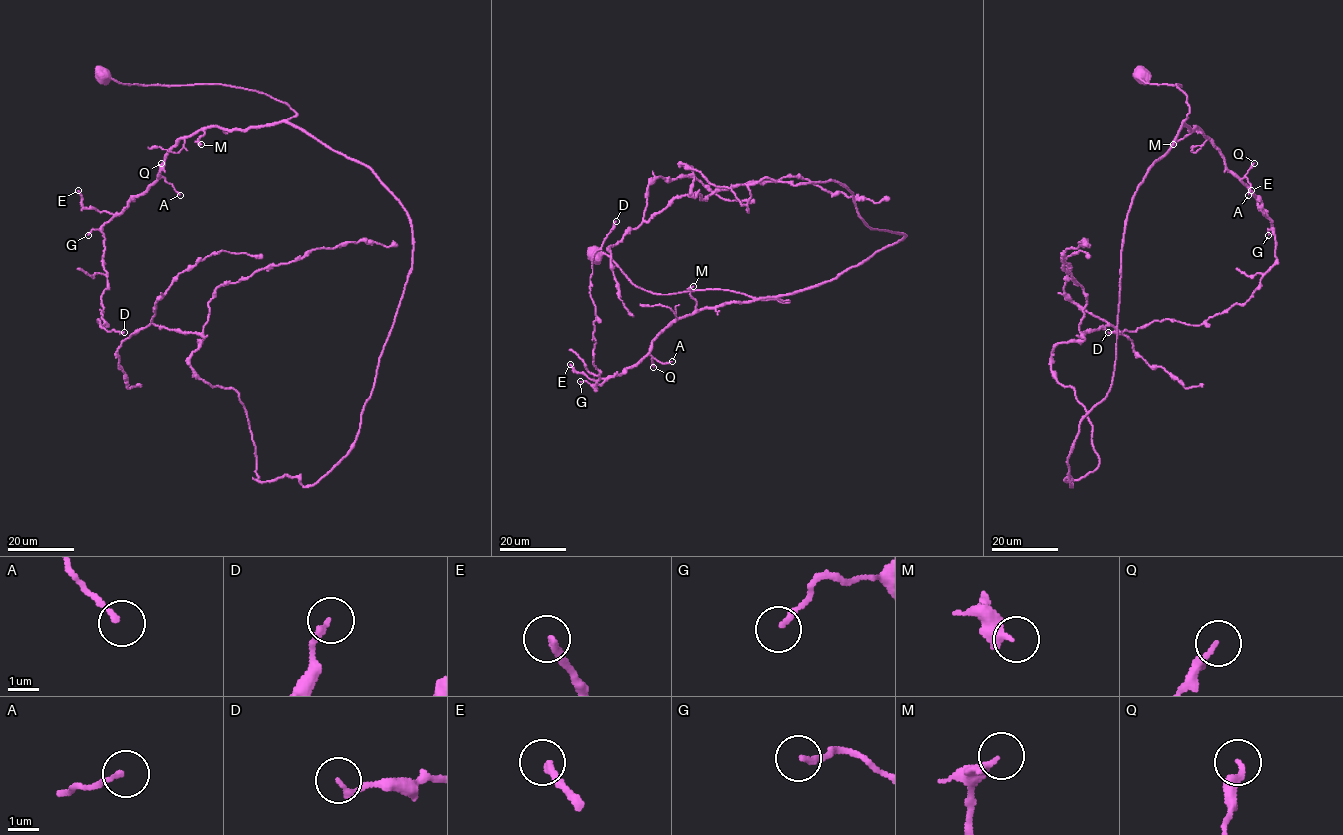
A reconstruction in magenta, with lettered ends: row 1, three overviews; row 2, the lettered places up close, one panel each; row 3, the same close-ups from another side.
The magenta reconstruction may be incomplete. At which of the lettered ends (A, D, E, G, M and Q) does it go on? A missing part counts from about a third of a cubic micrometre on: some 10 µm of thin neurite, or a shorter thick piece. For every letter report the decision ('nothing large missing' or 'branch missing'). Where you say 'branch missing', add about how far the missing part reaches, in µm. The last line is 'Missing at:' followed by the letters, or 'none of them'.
A: branch missing | 35 µm
D: nothing large missing
E: nothing large missing
G: nothing large missing
M: nothing large missing
Q: nothing large missing
Missing at: A

